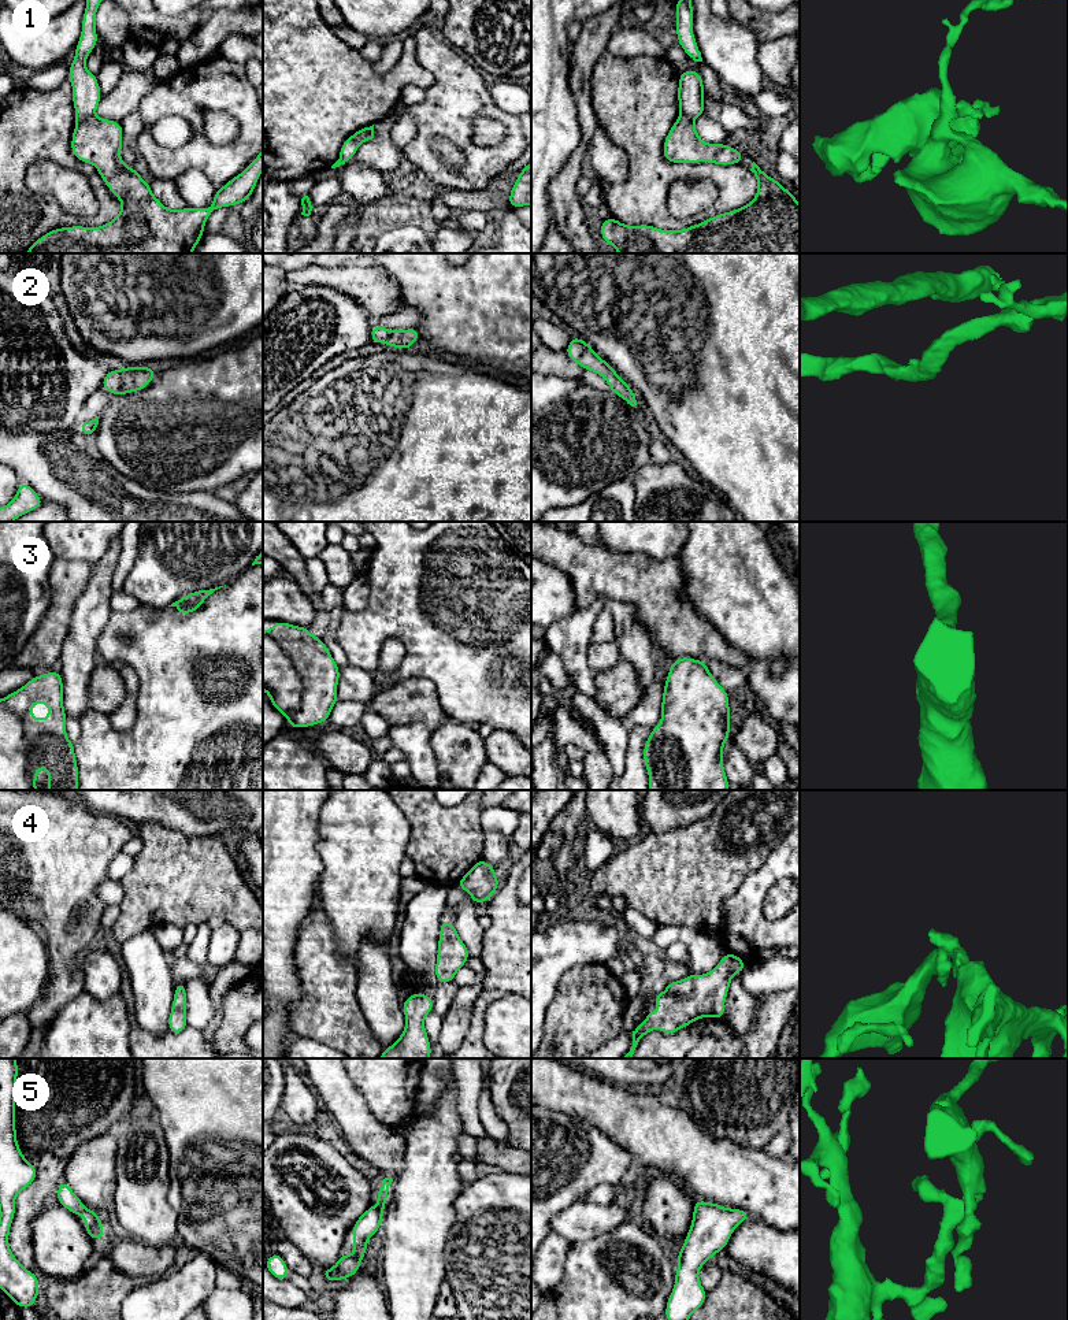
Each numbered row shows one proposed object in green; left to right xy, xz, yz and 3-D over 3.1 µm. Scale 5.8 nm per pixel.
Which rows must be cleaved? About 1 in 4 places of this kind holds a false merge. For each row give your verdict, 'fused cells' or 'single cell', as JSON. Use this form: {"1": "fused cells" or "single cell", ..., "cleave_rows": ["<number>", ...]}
{"1": "fused cells", "2": "single cell", "3": "single cell", "4": "single cell", "5": "single cell", "cleave_rows": ["1"]}

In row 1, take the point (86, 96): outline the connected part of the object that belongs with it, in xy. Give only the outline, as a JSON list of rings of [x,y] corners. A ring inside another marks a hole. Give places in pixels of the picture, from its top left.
[[[86,0],[82,31],[75,47],[75,58],[70,64],[68,81],[73,85],[73,104],[77,123],[93,115],[101,100],[99,81],[86,66],[86,58],[97,45],[96,11],[101,0]]]

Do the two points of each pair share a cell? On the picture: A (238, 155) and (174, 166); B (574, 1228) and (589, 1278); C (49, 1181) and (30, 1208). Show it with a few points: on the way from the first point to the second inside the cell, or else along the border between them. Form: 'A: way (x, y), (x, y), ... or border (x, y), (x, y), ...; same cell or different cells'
A: way (222, 158), (191, 158); same cell
B: border (608, 1230), (589, 1239), (571, 1244); different cells
C: way (43, 1187), (30, 1201); same cell

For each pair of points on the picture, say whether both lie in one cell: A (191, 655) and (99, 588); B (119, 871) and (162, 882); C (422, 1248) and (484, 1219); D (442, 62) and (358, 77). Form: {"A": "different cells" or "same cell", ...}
{"A": "different cells", "B": "different cells", "C": "different cells", "D": "different cells"}

